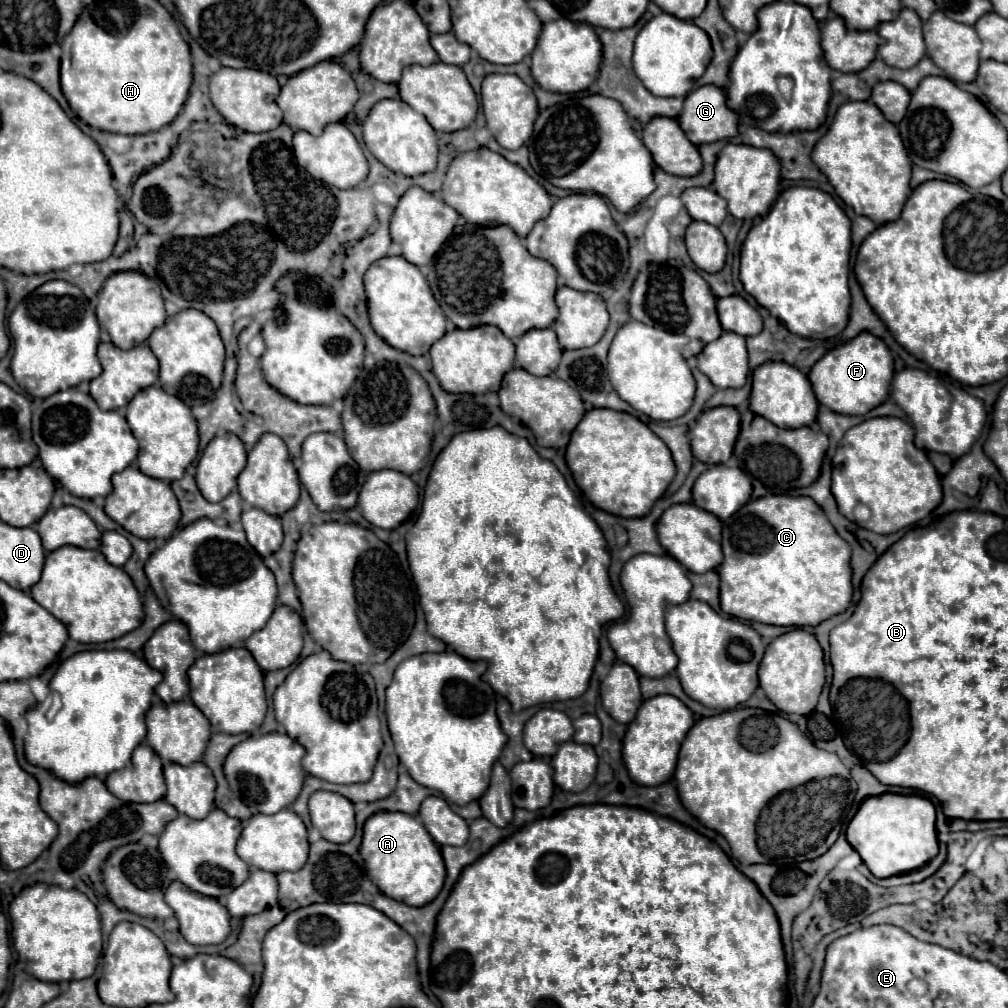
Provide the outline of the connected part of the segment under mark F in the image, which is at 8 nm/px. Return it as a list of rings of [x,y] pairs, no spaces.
[[[862,332],[850,342],[824,354],[814,364],[808,378],[812,382],[812,388],[820,404],[828,406],[838,414],[862,416],[872,408],[880,406],[888,398],[892,374],[894,374],[894,362],[884,340],[880,340],[878,336],[872,336],[870,332]]]

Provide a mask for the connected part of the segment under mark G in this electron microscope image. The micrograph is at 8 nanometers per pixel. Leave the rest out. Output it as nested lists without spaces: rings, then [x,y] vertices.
[[[700,86],[690,92],[678,122],[696,146],[738,134],[738,116],[726,106],[726,92],[718,86]]]

